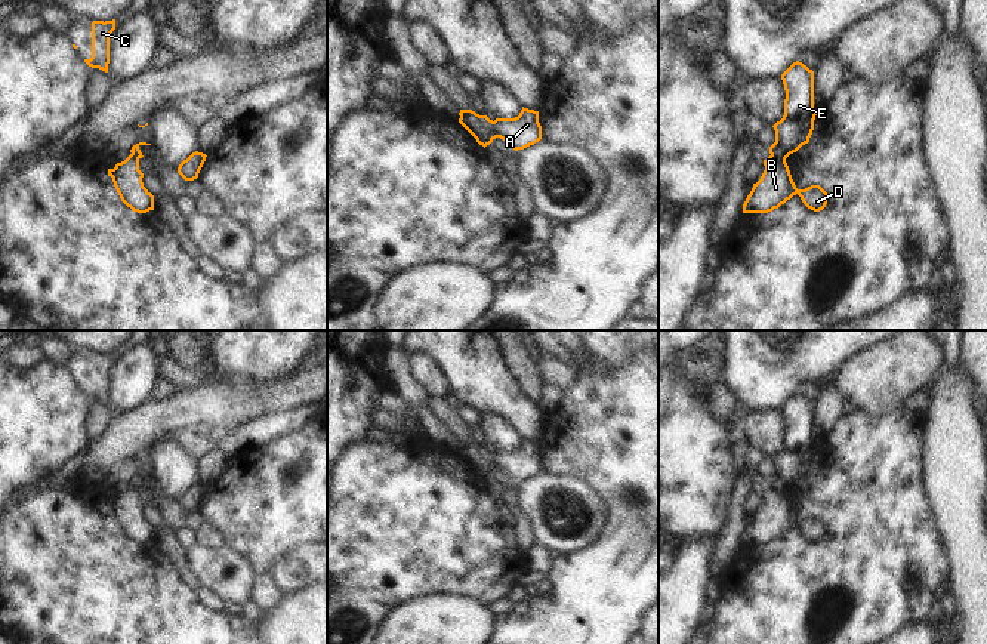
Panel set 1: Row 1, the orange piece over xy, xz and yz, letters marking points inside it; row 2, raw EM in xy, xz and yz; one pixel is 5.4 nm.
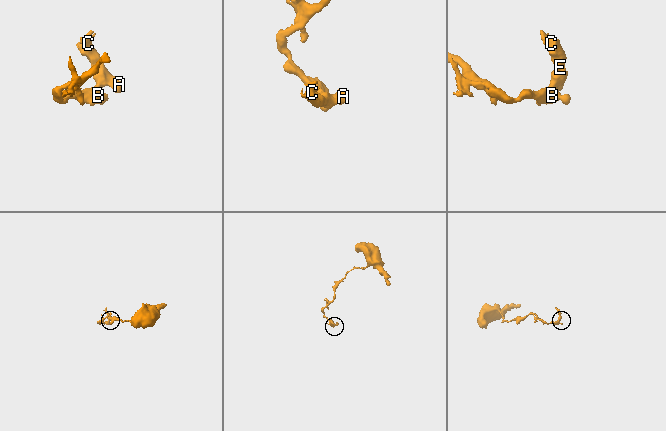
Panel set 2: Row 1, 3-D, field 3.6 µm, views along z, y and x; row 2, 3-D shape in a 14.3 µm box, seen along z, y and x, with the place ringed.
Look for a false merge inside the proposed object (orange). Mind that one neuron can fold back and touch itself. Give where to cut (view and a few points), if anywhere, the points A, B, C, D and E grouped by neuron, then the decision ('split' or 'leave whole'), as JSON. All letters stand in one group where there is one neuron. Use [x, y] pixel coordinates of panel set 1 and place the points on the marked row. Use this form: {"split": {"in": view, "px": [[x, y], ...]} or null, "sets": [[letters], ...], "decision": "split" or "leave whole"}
{"split": {"in": "yz", "px": [[771, 154], [785, 160]]}, "sets": [["A", "C", "E"], ["B", "D"]], "decision": "split"}

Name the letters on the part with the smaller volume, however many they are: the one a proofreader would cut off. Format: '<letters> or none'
A, C, E

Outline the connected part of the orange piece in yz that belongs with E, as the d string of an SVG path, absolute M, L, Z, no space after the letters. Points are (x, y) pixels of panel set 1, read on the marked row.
M796 61L781 74L781 80L786 90L784 115L772 126L775 142L769 147L769 154L786 160L809 142L817 110L814 108L812 70Z

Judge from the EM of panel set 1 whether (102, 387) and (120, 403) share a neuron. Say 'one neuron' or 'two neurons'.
two neurons

